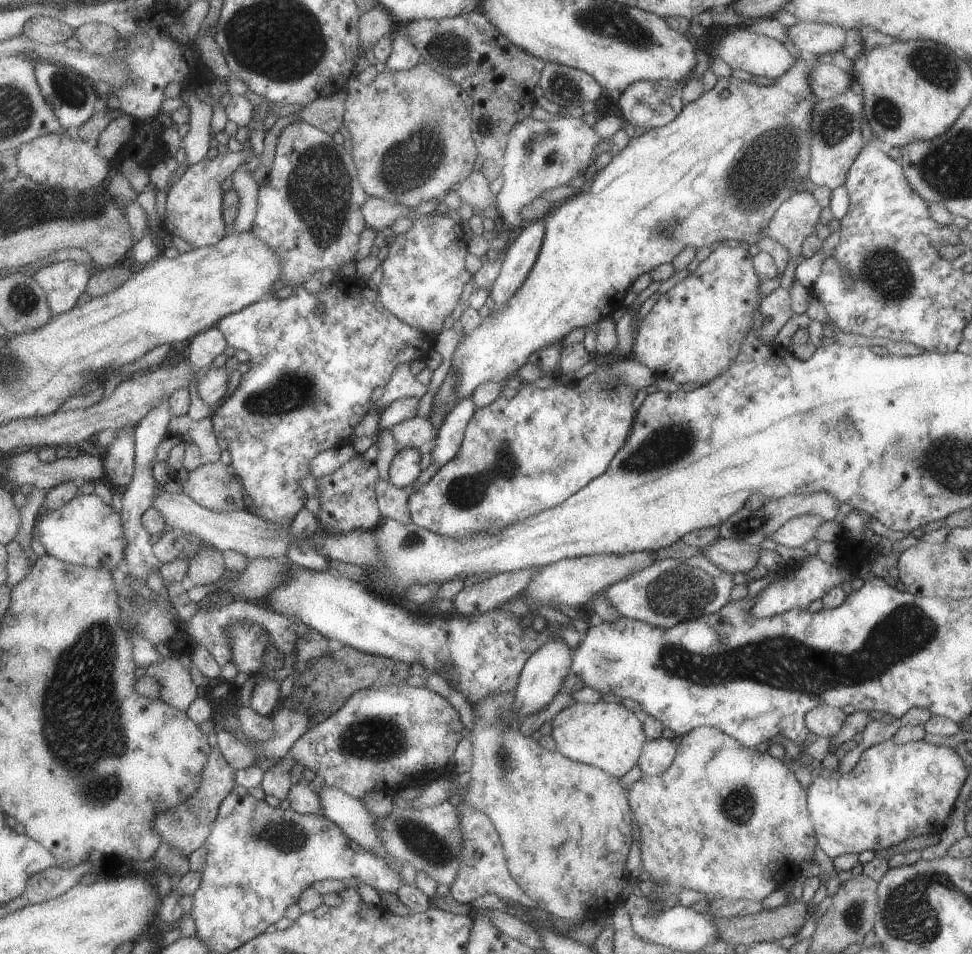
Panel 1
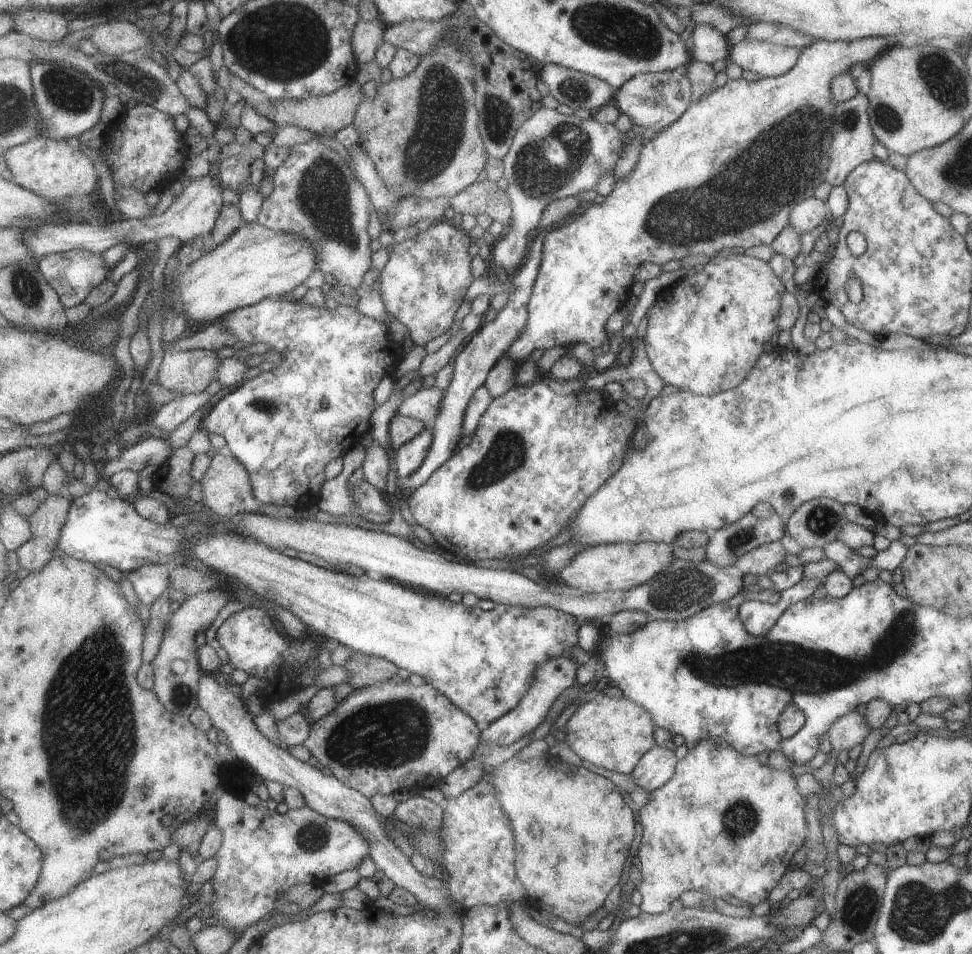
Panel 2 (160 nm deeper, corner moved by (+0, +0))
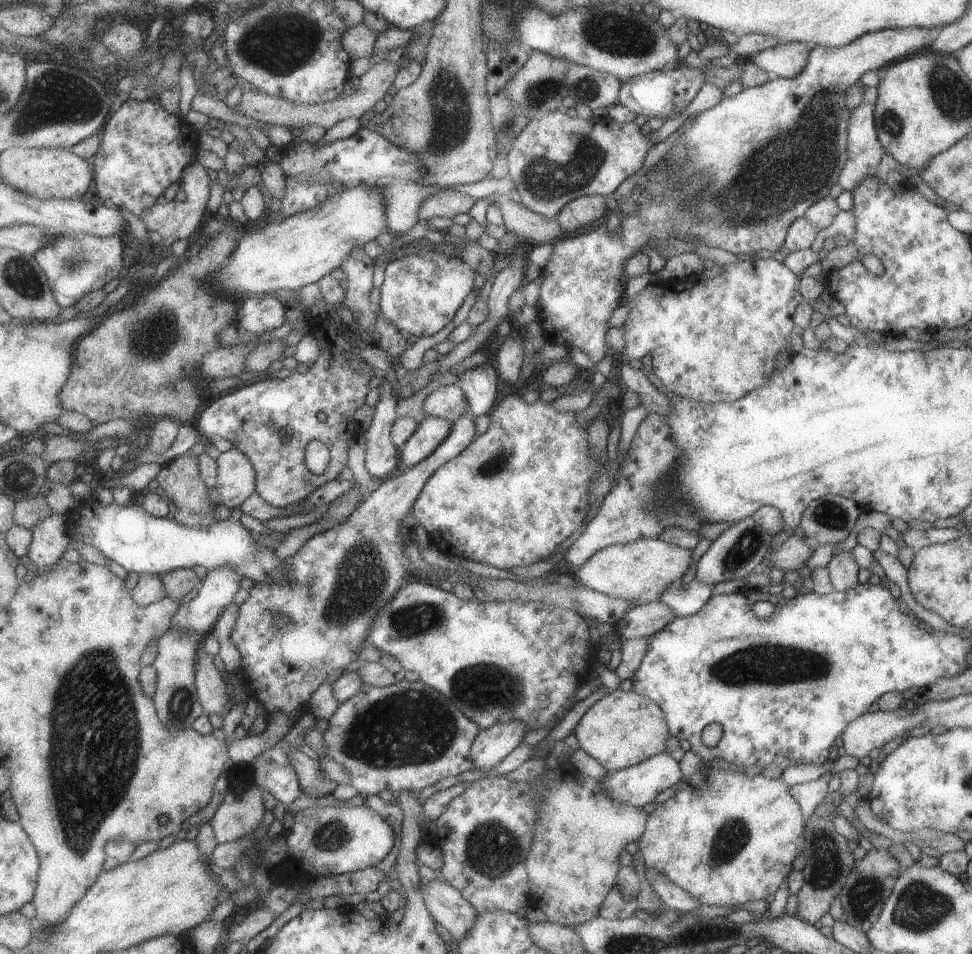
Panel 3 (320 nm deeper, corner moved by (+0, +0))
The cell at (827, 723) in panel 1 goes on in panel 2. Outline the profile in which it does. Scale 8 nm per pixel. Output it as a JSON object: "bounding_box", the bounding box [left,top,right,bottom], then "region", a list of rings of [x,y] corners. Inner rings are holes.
{"bounding_box":[826,710,870,752],"region":[[[853,710],[834,720],[826,733],[831,748],[841,752],[841,750],[848,751],[853,746],[861,744],[870,730],[864,714]]]}

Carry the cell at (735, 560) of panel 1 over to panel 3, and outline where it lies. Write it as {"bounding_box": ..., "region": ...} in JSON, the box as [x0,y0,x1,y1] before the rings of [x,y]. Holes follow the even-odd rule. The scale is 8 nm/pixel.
{"bounding_box":[769,534,813,572],"region":[[[793,534],[770,554],[769,560],[772,567],[780,568],[784,572],[799,570],[809,560],[813,550],[802,535]]]}

